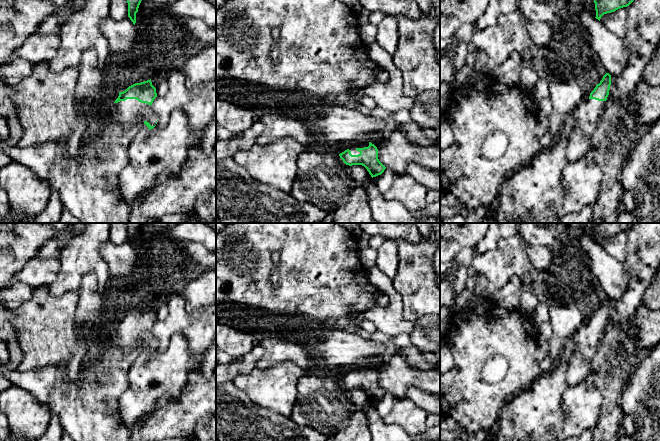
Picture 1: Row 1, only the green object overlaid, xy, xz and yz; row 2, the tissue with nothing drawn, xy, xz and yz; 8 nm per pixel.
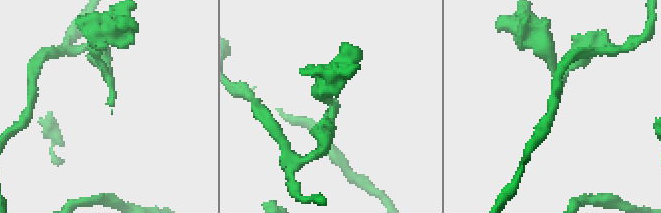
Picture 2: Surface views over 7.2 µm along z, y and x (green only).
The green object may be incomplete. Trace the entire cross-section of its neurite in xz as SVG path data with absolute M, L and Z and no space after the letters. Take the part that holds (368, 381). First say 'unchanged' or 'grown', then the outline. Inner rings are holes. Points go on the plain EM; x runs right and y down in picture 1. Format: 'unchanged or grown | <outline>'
grown | M356 365L339 380L346 389L364 390L372 402L381 399L386 393L378 383L377 371L371 366Z

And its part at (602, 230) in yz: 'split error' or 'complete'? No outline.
complete

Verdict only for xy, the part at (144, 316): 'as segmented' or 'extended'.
extended

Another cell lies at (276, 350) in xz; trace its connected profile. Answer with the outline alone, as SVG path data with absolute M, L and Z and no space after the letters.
M279 338L265 339L258 344L263 348L264 354L256 363L256 367L264 369L281 362L293 362L308 373L313 372L311 367L316 363L312 362L309 348Z

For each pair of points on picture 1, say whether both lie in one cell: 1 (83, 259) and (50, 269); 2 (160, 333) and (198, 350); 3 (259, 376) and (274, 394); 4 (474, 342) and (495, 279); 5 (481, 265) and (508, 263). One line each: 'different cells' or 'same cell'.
1: different cells
2: same cell
3: same cell
4: different cells
5: same cell

